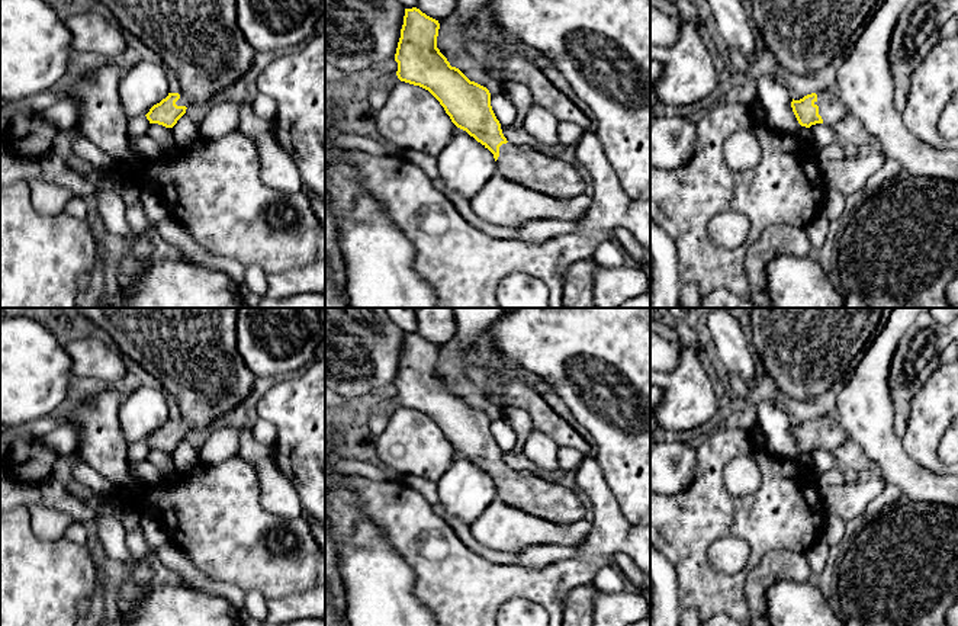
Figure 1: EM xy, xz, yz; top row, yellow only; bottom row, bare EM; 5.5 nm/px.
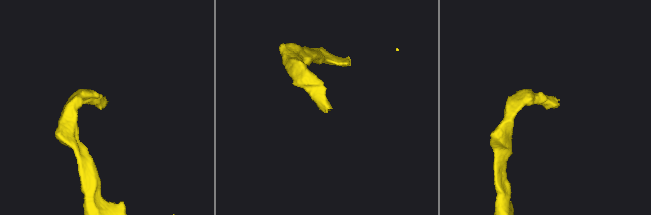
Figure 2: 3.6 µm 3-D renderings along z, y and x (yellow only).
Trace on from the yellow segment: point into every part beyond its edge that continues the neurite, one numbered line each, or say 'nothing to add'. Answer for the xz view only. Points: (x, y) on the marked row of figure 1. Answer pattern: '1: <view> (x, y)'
1: xz (530, 167)

